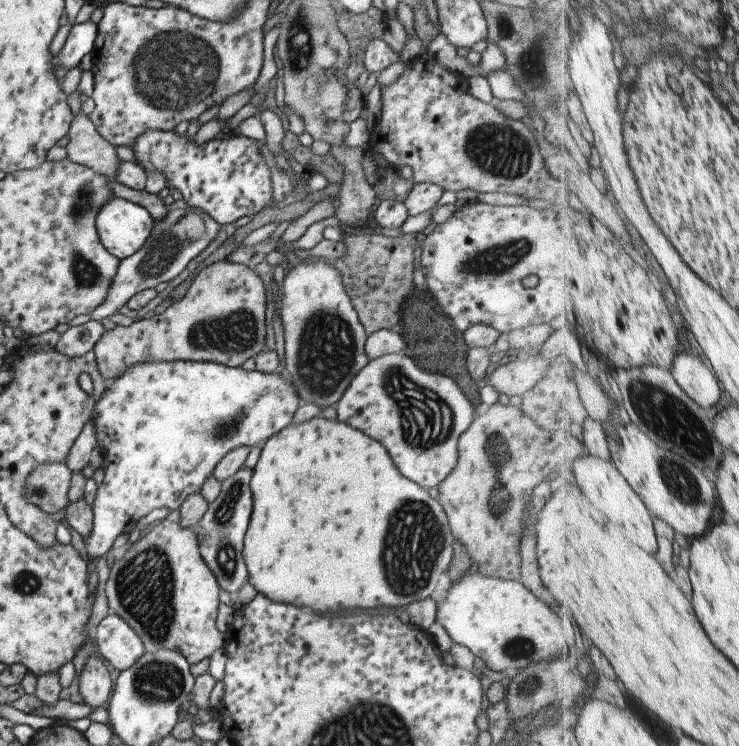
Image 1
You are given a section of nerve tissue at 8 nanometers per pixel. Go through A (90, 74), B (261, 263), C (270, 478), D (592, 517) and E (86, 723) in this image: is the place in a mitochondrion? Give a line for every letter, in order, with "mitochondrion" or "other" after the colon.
A: other
B: other
C: other
D: other
E: other

